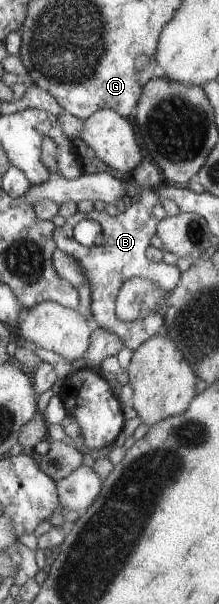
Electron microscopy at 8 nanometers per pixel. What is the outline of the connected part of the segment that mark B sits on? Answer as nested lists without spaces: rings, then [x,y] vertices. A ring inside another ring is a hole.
[[[135,186],[135,190],[125,205],[122,206],[121,214],[117,217],[111,217],[105,211],[93,210],[86,214],[78,211],[65,221],[63,227],[57,227],[55,233],[53,233],[57,249],[69,253],[71,257],[75,257],[75,261],[79,263],[83,275],[87,277],[91,289],[91,313],[93,319],[97,321],[97,325],[101,329],[107,329],[107,331],[115,333],[123,341],[123,344],[133,352],[139,348],[141,343],[144,343],[153,335],[165,332],[165,311],[155,309],[147,317],[141,317],[139,321],[133,321],[133,323],[131,321],[121,321],[116,313],[119,291],[129,279],[141,277],[149,283],[157,285],[165,293],[169,293],[179,285],[182,275],[176,265],[167,264],[163,261],[153,263],[146,257],[147,248],[151,245],[151,238],[156,234],[157,225],[165,217],[166,212],[161,201],[159,201],[159,197],[157,197],[156,187]],[[81,219],[91,219],[91,221],[97,221],[101,225],[103,241],[101,241],[99,247],[87,248],[75,241],[73,229]]]

